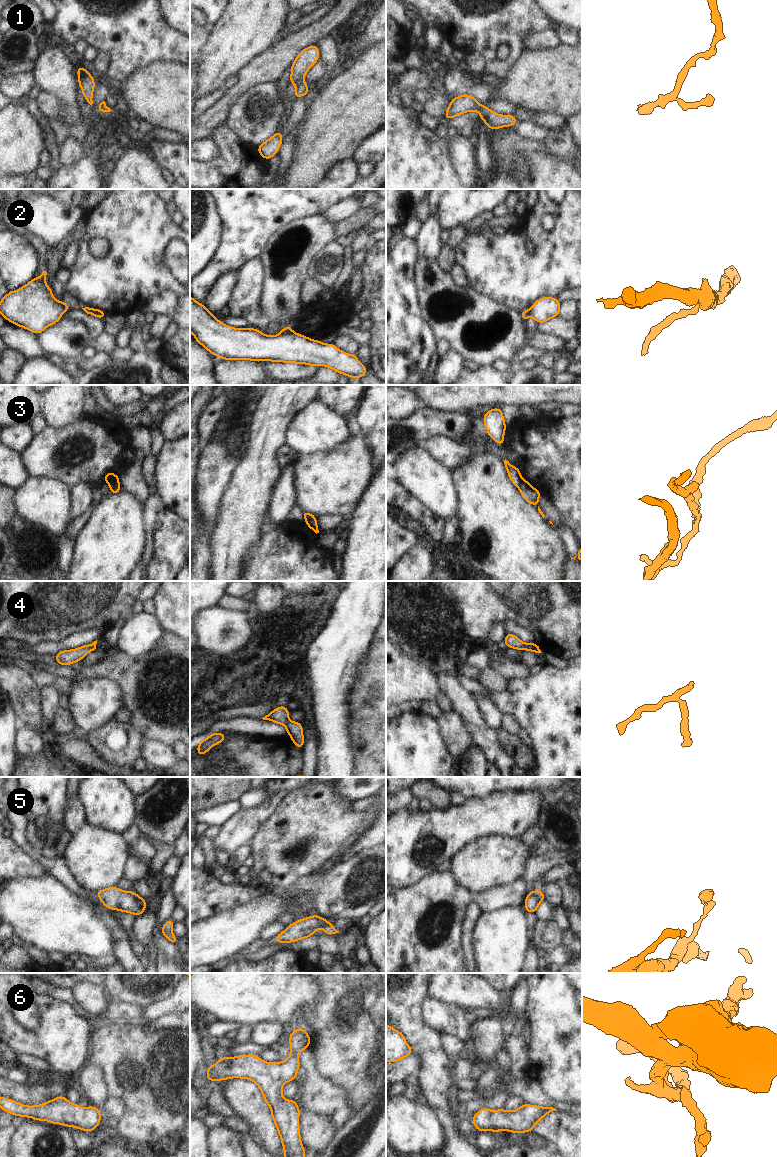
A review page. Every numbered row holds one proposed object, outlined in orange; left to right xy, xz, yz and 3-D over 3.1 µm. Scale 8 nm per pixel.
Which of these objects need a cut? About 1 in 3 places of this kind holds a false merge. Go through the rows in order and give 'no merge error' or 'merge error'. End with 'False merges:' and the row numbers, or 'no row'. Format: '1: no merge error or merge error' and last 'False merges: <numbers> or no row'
1: no merge error
2: merge error
3: merge error
4: no merge error
5: merge error
6: no merge error
False merges: 2, 3, 5

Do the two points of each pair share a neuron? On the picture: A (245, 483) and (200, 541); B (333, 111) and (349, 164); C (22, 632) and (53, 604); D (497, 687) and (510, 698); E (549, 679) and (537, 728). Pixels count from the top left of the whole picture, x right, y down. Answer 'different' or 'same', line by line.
A: different
B: different
C: same
D: different
E: same

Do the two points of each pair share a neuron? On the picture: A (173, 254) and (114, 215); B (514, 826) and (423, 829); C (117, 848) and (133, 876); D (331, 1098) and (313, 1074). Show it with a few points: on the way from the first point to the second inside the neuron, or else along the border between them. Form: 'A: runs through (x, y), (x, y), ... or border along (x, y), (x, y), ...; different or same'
A: border along (178, 239), (164, 249), (163, 263), (170, 271); different
B: runs through (491, 825), (460, 825), (446, 829); same
C: border along (130, 857), (126, 863), (122, 878); different
D: runs through (325, 1092), (313, 1080); same

